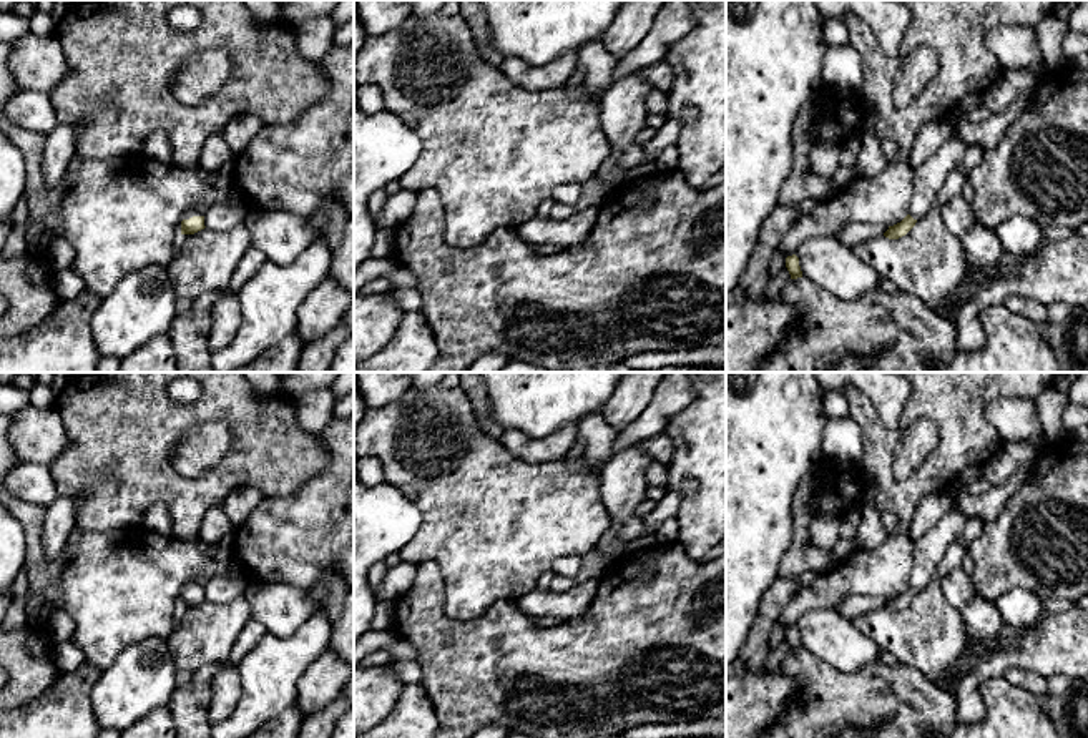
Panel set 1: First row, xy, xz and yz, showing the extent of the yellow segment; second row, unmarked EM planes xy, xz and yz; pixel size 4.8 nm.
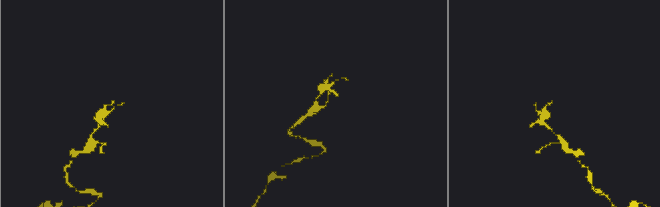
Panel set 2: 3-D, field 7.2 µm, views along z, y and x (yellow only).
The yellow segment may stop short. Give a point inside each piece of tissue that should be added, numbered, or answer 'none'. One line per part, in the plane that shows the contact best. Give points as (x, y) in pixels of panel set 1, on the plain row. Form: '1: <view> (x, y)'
1: xy (220, 560)

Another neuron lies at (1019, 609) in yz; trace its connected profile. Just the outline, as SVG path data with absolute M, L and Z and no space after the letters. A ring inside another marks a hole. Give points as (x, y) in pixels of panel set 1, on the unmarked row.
M1015 588L995 602L995 607L1005 625L1013 628L1025 628L1040 620L1043 612L1043 600L1033 592Z

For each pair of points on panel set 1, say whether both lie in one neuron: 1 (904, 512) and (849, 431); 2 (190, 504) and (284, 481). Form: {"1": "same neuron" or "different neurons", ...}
{"1": "different neurons", "2": "same neuron"}

